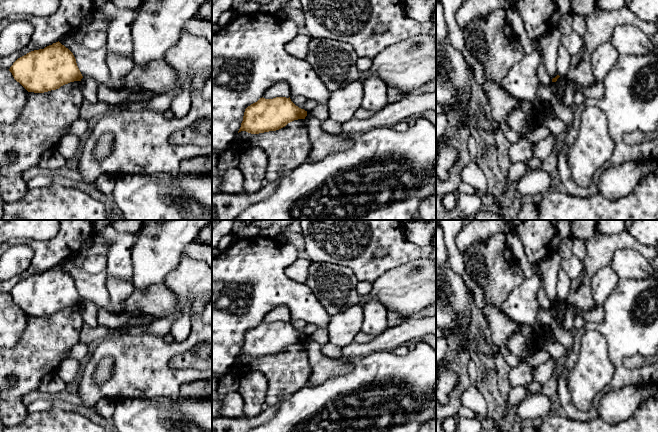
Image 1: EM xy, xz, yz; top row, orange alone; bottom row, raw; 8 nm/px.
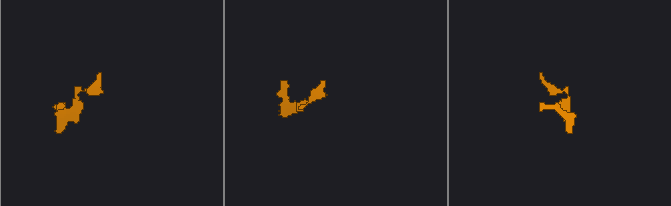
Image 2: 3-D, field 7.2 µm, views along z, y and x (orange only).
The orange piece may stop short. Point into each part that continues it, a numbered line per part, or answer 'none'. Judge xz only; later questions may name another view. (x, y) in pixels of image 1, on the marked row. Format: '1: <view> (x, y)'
none

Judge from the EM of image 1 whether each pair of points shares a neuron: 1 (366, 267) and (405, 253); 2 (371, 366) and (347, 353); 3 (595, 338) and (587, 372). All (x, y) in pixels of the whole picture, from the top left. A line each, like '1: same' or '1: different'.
1: same
2: different
3: same

